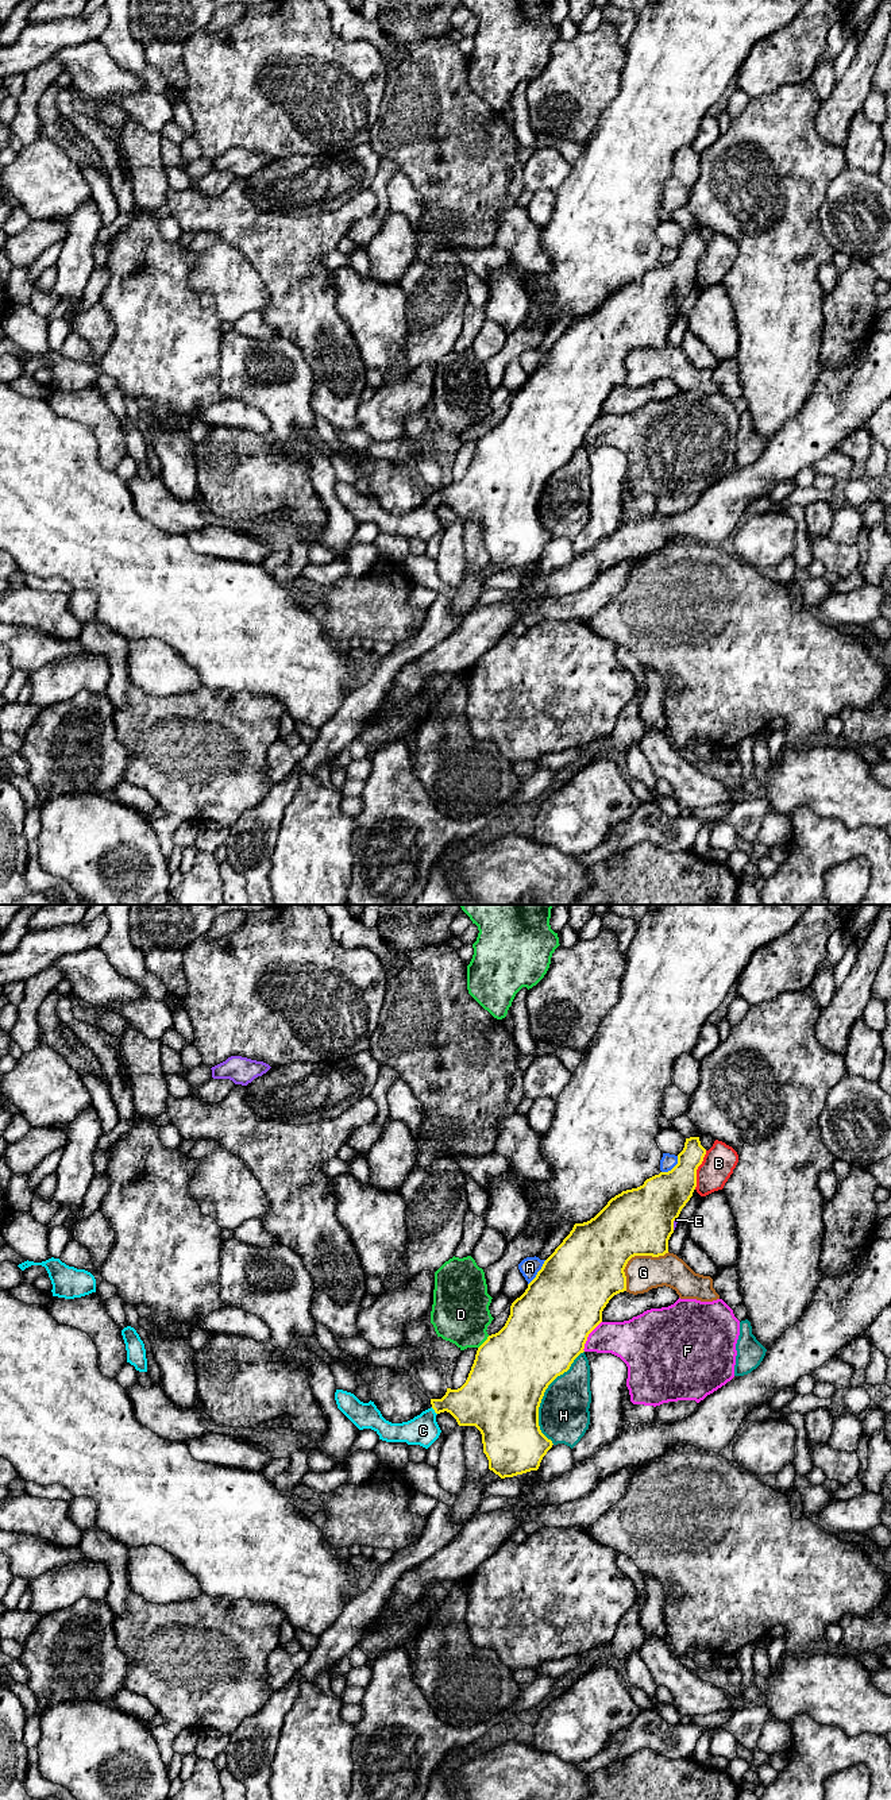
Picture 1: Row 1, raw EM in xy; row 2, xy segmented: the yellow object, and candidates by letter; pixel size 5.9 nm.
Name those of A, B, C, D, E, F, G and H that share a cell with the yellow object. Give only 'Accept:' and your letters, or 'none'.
Accept: C

